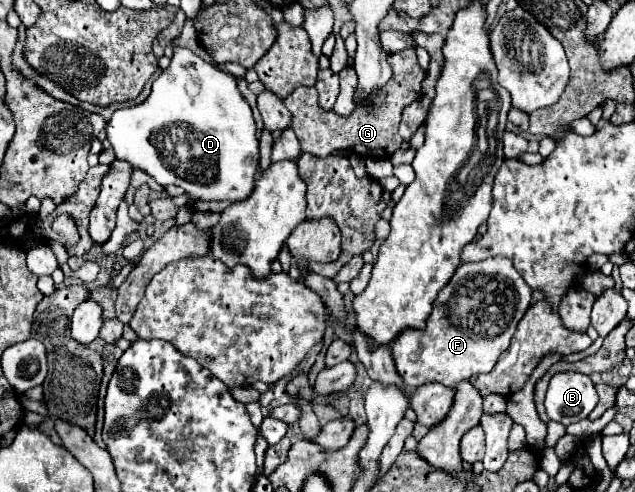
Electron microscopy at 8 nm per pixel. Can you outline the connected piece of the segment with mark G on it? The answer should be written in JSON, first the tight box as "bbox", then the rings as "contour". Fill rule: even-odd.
{"bbox":[285,49,425,159],"contour":[[[415,49],[389,55],[387,61],[393,69],[393,77],[389,79],[389,83],[375,97],[359,103],[349,117],[341,117],[335,111],[321,109],[315,87],[299,87],[285,99],[285,107],[293,113],[293,131],[305,153],[311,153],[315,157],[327,157],[335,149],[347,149],[363,157],[389,159],[399,149],[403,141],[397,133],[401,113],[409,103],[421,97],[421,81],[425,77],[425,71],[417,63]]]}

